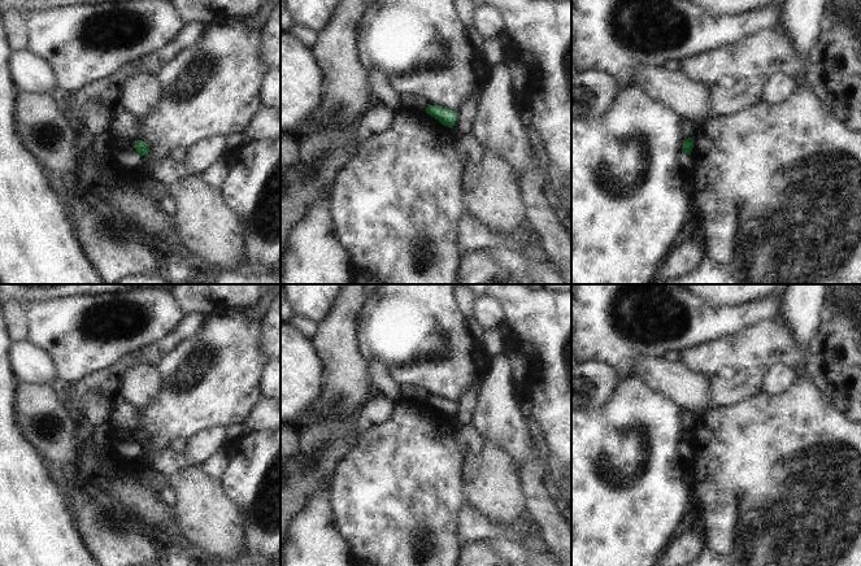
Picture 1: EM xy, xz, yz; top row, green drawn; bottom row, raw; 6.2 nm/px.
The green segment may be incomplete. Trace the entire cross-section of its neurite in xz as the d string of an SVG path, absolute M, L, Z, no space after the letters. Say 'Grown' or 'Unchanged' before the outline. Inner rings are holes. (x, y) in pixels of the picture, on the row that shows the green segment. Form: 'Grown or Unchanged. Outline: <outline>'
Unchanged. Outline: M427 105L426 113L438 119L442 125L453 127L457 121L457 110L443 108L440 105Z

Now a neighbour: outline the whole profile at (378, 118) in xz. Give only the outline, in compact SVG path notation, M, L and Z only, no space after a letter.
M374 103L356 123L355 143L361 144L364 140L386 131L391 126L396 113L396 109Z

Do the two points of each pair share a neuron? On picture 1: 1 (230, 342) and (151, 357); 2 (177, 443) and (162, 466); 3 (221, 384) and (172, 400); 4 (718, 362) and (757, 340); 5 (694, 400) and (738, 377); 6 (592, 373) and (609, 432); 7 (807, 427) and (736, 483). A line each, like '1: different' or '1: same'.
1: different
2: different
3: same
4: same
5: different
6: different
7: same

